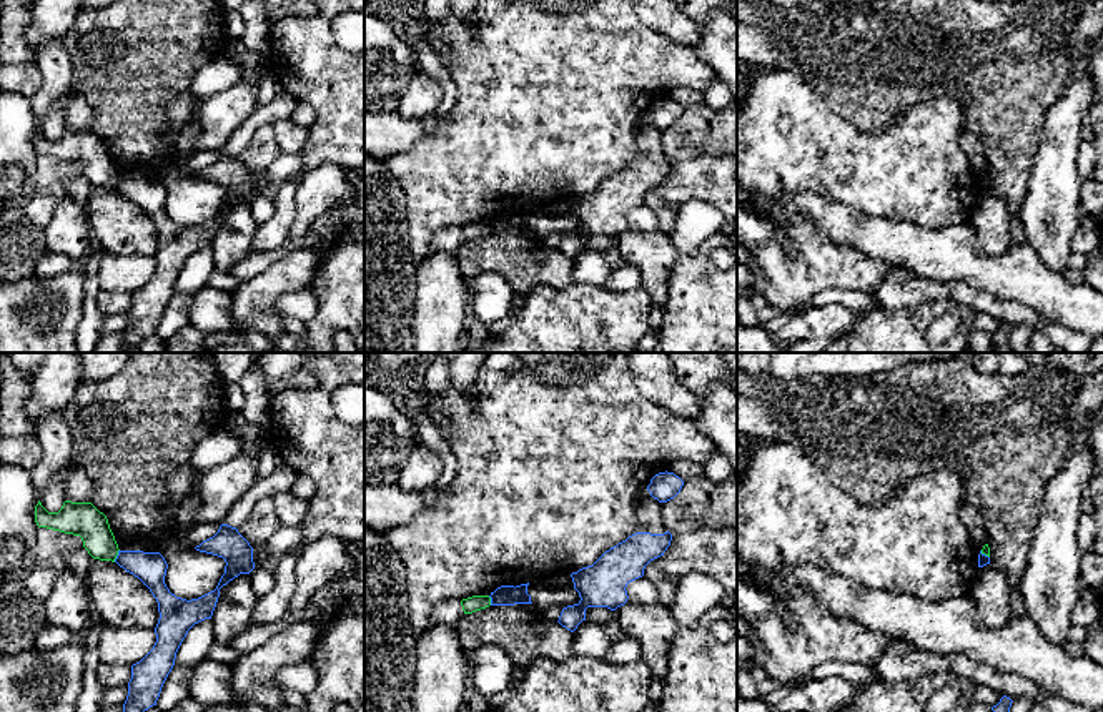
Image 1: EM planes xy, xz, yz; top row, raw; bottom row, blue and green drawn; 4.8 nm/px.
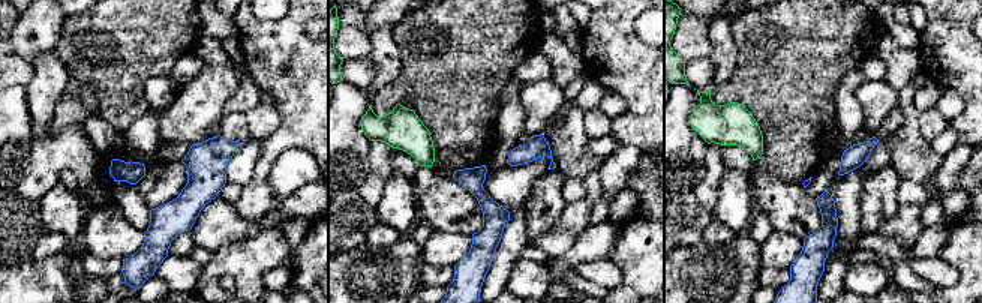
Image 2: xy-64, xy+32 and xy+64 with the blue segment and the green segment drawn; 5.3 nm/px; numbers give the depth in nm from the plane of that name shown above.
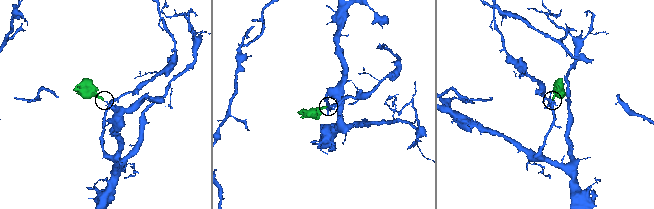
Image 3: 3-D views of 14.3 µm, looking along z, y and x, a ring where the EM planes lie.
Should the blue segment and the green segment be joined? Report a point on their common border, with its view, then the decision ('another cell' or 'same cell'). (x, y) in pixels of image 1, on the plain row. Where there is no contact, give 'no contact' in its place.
xy (117, 183) | another cell

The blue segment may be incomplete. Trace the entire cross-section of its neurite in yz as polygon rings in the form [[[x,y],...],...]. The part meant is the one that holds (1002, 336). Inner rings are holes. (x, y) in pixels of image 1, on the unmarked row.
[[[1003,323],[1000,329],[992,334],[997,353],[1011,353],[1010,349],[1011,329],[1013,328],[1010,324]]]

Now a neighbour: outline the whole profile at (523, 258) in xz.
[[[534,231],[489,233],[464,245],[456,253],[459,269],[469,281],[496,271],[516,294],[536,286],[566,288],[572,283],[574,260],[547,248]]]

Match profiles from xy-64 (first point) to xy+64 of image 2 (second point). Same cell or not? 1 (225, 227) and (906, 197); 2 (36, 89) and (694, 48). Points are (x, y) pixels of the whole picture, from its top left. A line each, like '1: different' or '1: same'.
1: different
2: different

